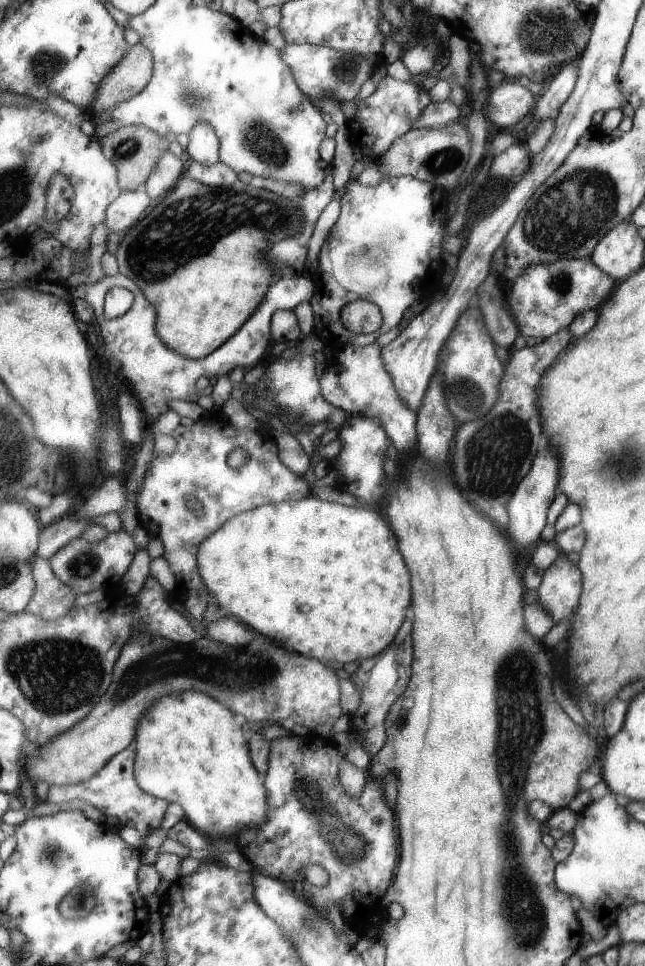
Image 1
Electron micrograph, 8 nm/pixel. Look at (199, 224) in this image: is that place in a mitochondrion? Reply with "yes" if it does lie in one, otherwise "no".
yes

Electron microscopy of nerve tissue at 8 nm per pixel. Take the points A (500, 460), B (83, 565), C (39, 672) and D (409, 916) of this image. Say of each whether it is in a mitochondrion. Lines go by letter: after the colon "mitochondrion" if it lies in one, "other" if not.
A: mitochondrion
B: mitochondrion
C: mitochondrion
D: other

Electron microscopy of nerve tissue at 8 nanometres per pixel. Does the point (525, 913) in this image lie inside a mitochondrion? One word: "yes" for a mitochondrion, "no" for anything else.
yes

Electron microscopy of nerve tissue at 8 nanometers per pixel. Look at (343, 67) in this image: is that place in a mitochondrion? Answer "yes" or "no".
yes

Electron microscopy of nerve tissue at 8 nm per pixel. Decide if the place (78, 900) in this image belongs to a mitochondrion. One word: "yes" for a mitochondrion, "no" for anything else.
yes

